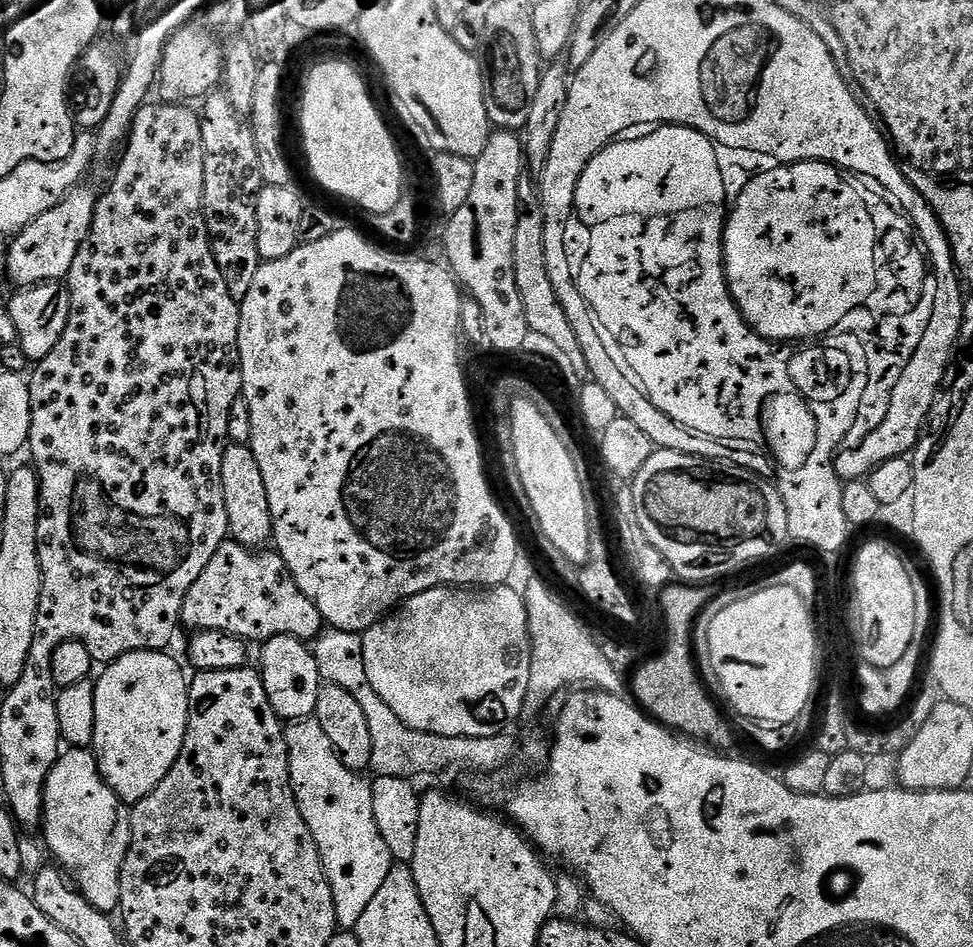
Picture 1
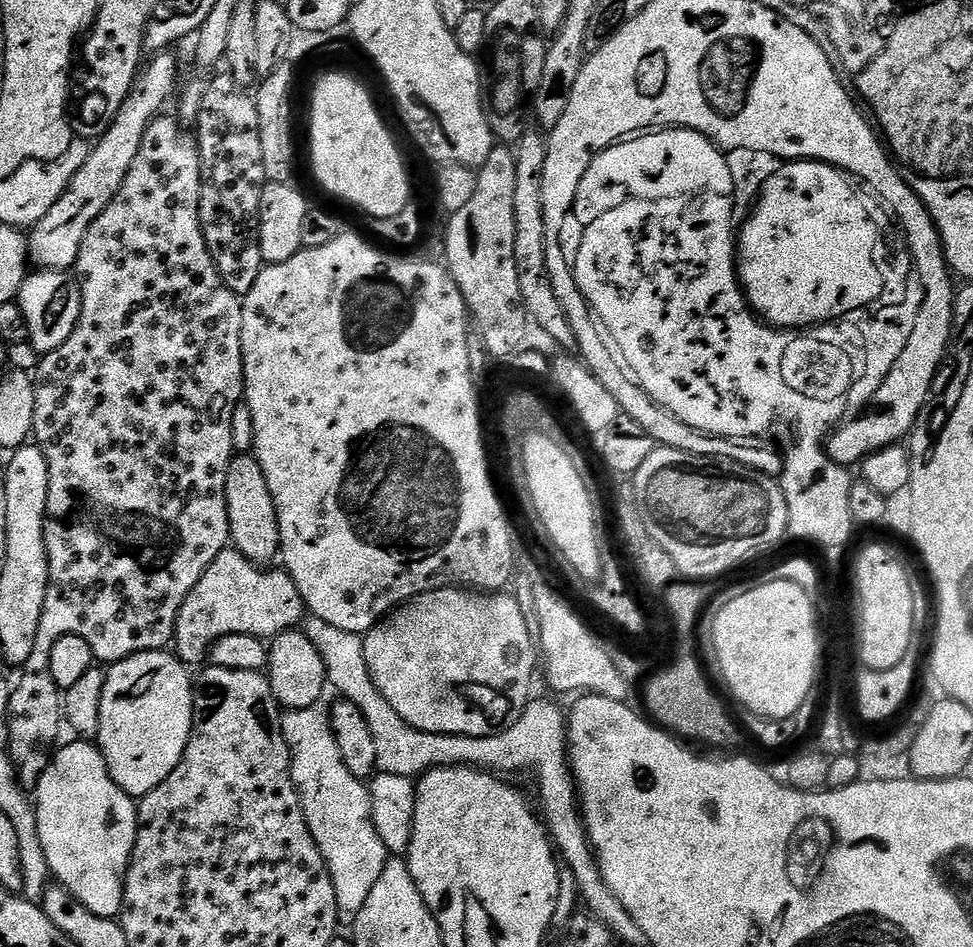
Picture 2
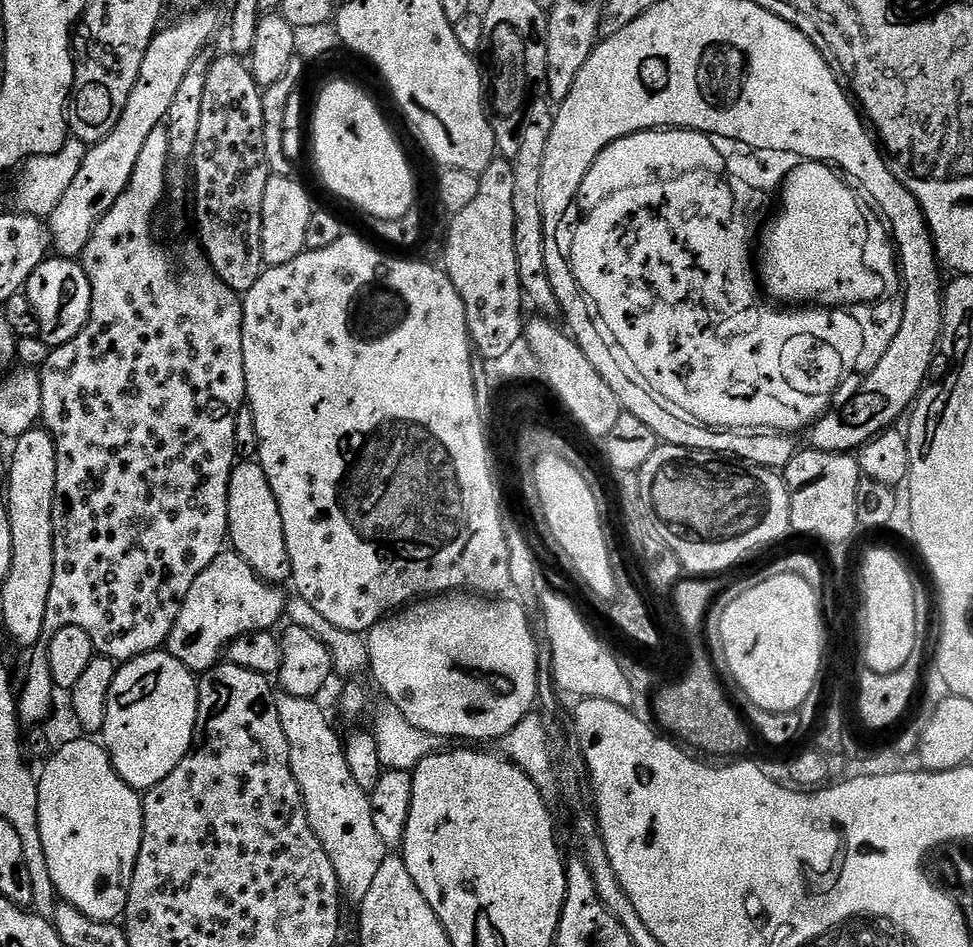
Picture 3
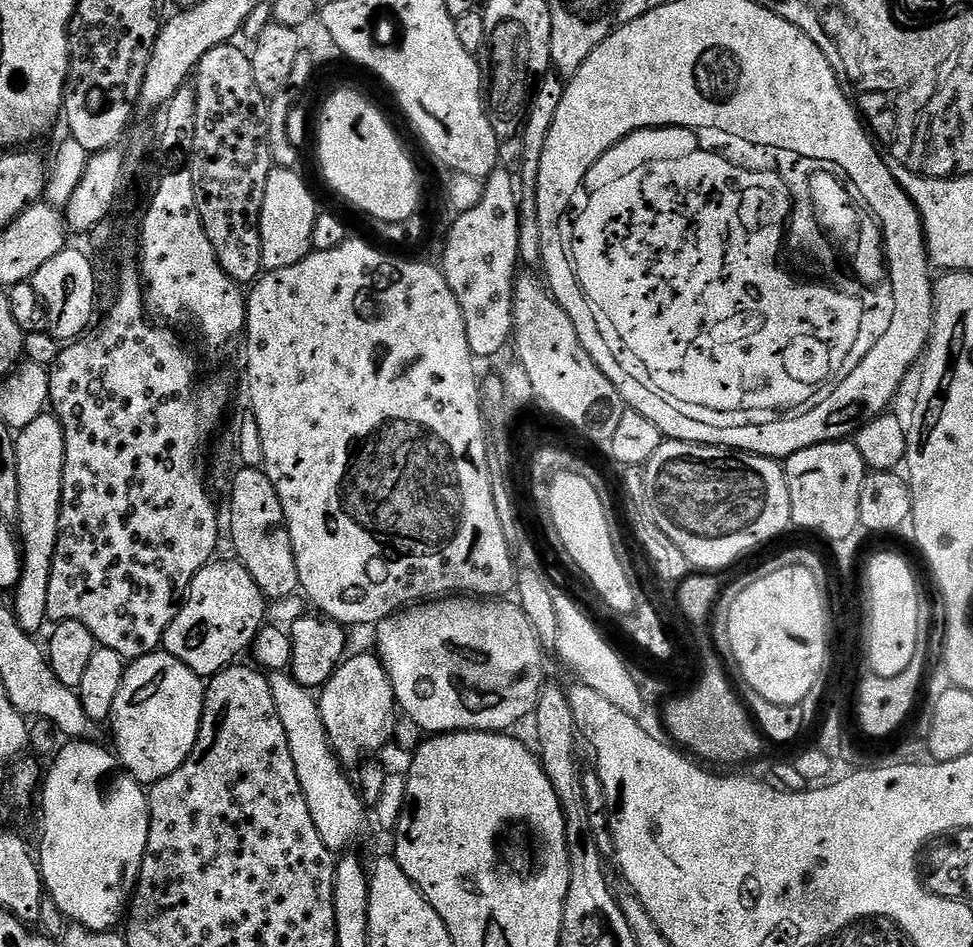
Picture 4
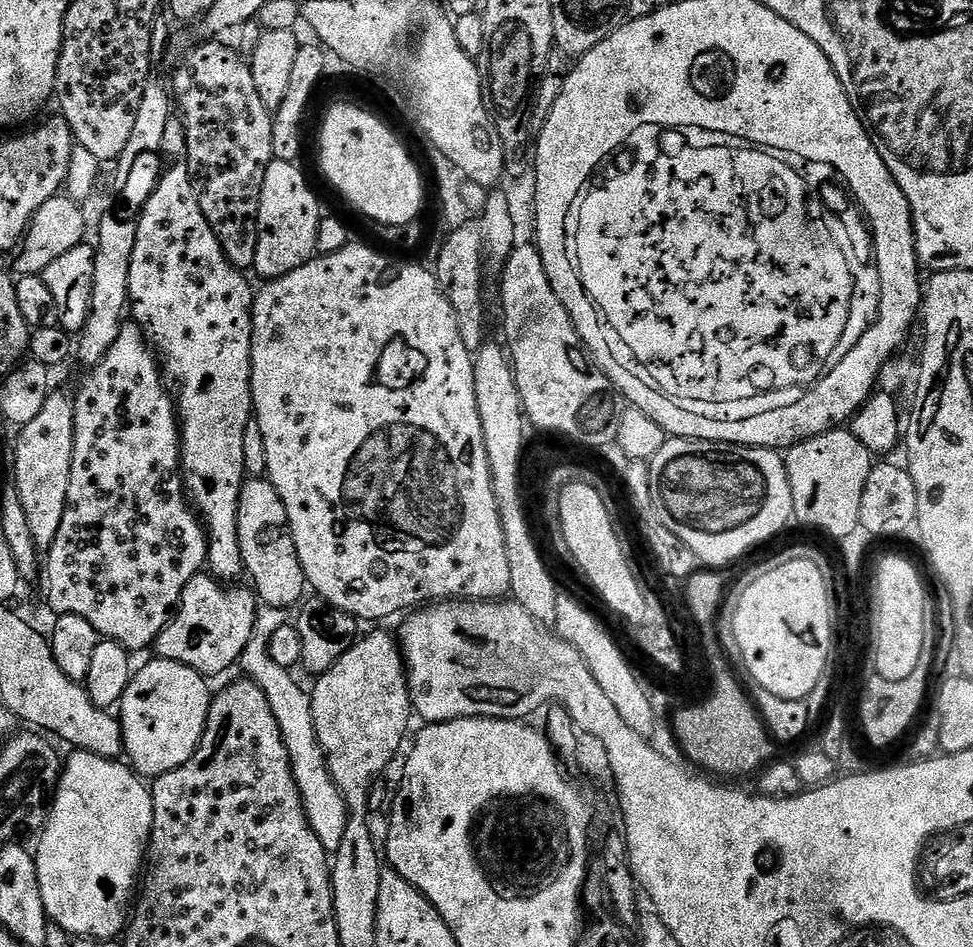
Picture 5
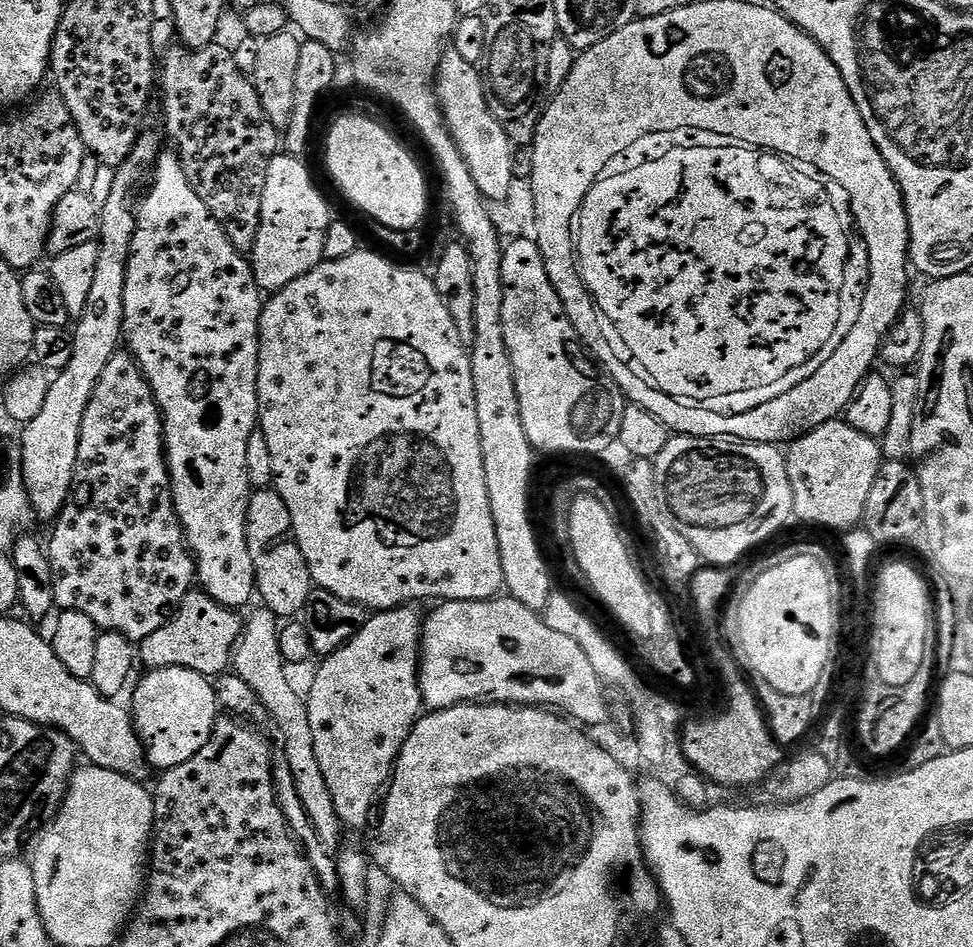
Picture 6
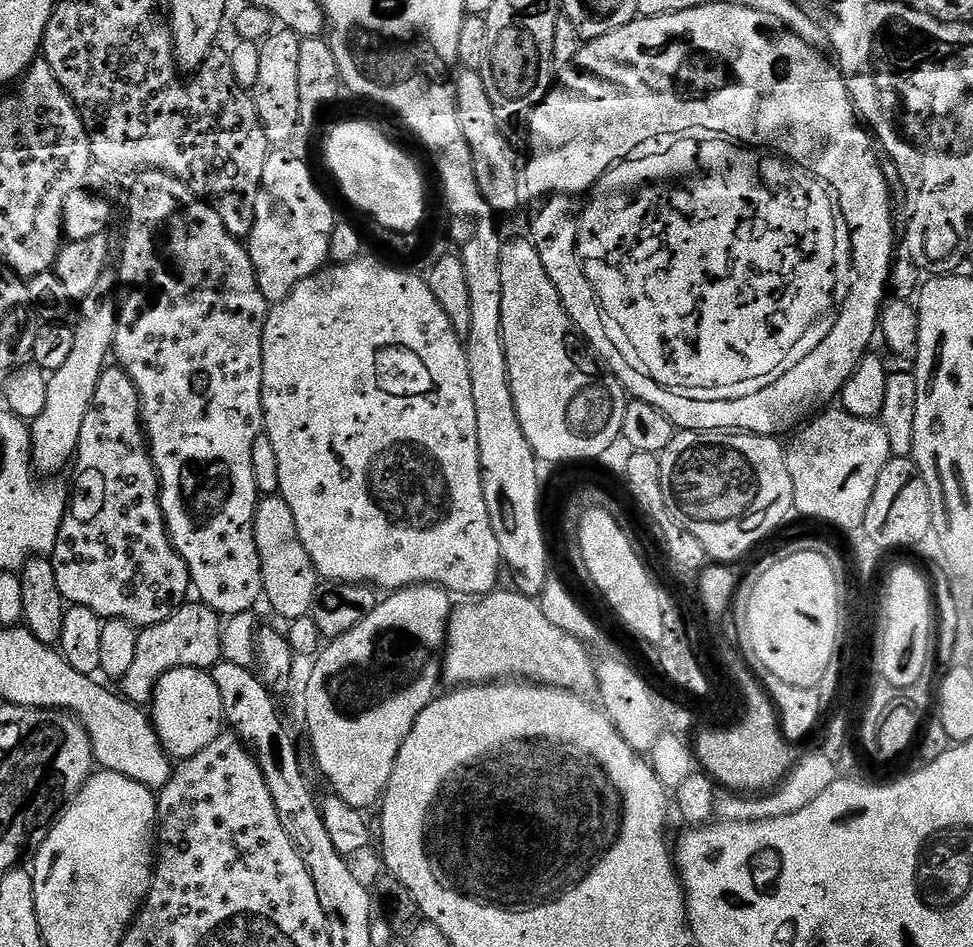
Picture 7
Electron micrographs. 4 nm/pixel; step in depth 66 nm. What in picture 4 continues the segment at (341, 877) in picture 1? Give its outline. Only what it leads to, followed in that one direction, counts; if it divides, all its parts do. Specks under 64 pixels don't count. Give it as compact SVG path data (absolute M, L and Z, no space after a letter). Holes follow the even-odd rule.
M288 672L271 673L270 683L278 718L282 718L282 730L286 730L286 742L290 742L290 758L294 758L294 770L298 770L298 782L310 806L310 818L322 834L322 842L333 854L343 853L360 836L364 828L366 809L360 793L348 781L332 748L328 744L328 735L322 726L322 716L317 697L309 689L303 688Z

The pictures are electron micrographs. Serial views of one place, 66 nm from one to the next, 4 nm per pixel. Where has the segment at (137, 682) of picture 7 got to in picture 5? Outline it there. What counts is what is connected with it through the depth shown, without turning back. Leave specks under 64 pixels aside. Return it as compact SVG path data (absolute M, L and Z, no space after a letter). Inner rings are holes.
M208 574L186 582L172 621L158 634L154 652L159 659L185 664L205 678L220 676L231 664L235 665L252 637L257 597L251 587L225 586Z

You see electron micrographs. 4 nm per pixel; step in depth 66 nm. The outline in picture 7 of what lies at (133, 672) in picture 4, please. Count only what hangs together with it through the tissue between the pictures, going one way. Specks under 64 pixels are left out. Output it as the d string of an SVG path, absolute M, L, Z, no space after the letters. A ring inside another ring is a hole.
M175 668L161 676L152 691L150 719L156 728L160 744L169 757L177 761L188 760L194 754L206 750L206 746L210 746L210 742L221 735L226 724L222 701L211 671L202 668Z

